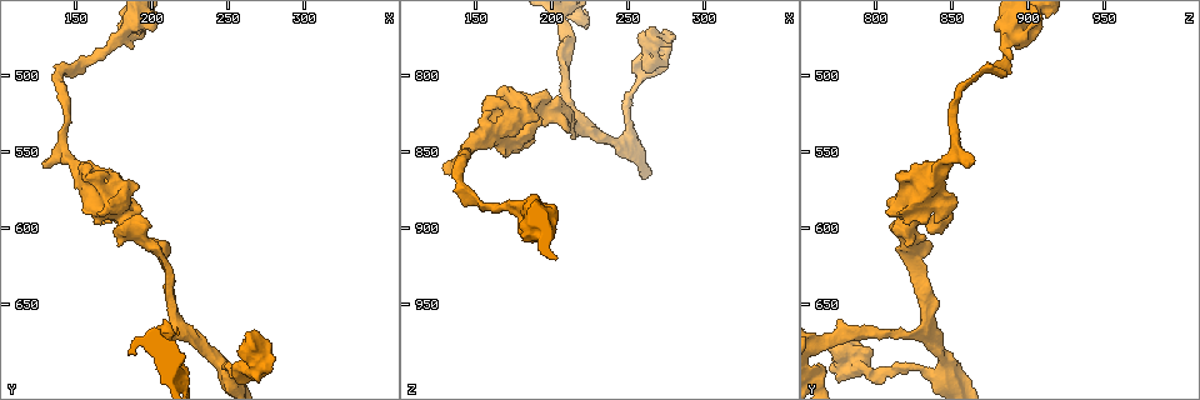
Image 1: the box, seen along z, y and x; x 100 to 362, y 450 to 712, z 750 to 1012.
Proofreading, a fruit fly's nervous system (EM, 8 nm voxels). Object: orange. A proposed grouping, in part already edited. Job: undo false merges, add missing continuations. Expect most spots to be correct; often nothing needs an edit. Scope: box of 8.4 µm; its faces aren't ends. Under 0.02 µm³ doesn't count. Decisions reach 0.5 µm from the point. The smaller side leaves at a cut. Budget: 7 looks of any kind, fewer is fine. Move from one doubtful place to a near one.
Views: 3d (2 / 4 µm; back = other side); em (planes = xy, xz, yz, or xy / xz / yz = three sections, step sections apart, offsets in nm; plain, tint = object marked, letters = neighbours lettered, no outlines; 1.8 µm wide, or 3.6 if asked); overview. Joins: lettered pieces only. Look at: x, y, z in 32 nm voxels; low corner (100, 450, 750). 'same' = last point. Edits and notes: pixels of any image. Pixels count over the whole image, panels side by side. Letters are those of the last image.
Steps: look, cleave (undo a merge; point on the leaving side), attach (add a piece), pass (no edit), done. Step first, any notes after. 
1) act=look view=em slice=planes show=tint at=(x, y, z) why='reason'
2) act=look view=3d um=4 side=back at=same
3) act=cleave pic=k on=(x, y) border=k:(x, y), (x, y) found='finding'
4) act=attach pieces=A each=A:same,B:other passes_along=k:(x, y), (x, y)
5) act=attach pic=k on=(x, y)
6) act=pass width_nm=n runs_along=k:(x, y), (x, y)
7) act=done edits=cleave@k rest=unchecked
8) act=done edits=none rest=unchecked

act=look view=em slice=yz step=16 show=tint at=(180, 474, 888) why='sudden change in width'

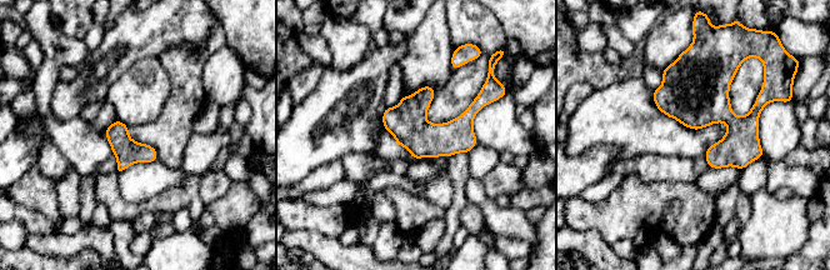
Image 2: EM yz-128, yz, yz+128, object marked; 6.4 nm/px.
act=look view=em slice=yz step=16 show=letters at=same

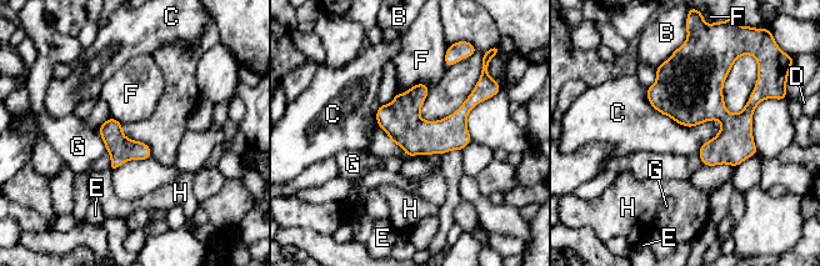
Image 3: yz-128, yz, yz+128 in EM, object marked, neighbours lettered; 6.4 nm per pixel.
act=pass each=B:other,C:other,D:other,E:other,F:other,G:other,H:other border=3:(429, 88), (415, 84), (396, 94) found='continuous, no second cell'

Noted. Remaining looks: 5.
act=look view=3d um=2 at=(184, 600, 822) why='arms part here'

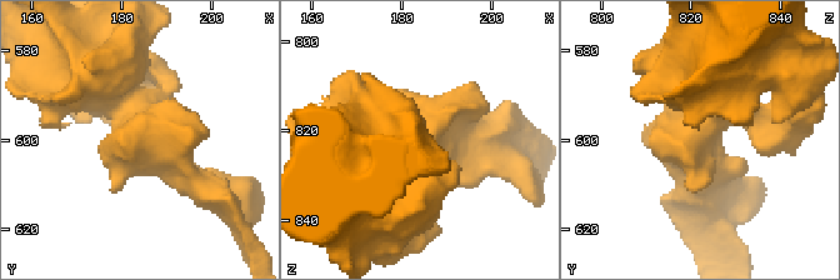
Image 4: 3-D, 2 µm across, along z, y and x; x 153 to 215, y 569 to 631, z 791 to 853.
act=look view=em slice=planes show=tint at=(185, 599, 822)

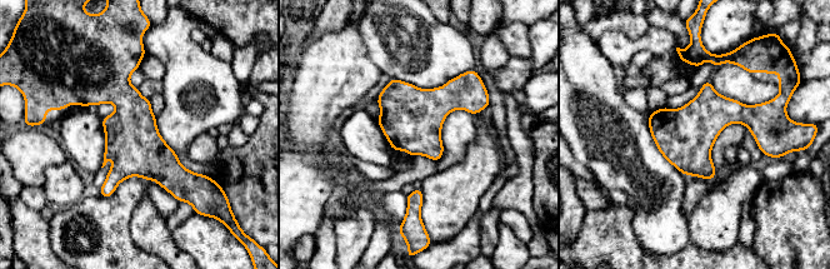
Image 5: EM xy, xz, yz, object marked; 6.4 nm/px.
act=look view=em slice=planes show=letters at=same

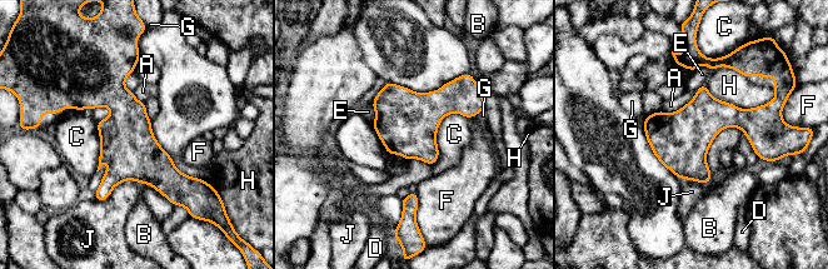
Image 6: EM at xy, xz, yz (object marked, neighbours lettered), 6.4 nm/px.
act=pass each=A:other,B:other,C:other,D:other,E:other,F:other,G:other,H:other,J:other border=6:(468, 116), (440, 121), (432, 165) found='all the same cell'

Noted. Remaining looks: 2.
act=look view=em slice=xy step=8 show=letters at=(262, 692, 790) why='branch point'

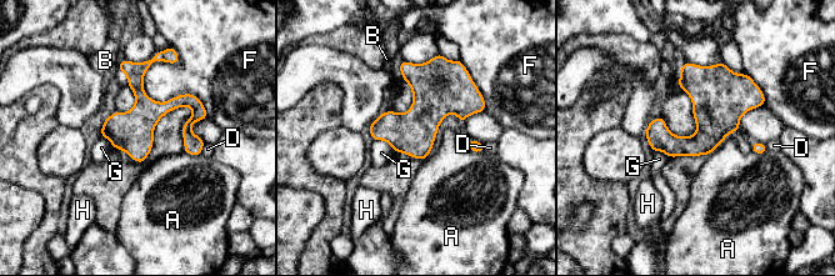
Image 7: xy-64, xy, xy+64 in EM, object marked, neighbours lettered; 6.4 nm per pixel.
act=pass each=A:other,B:other,D:other,F:other,G:other,H:other found='one cell here'

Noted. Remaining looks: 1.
act=done edits=none rest=unchecked

